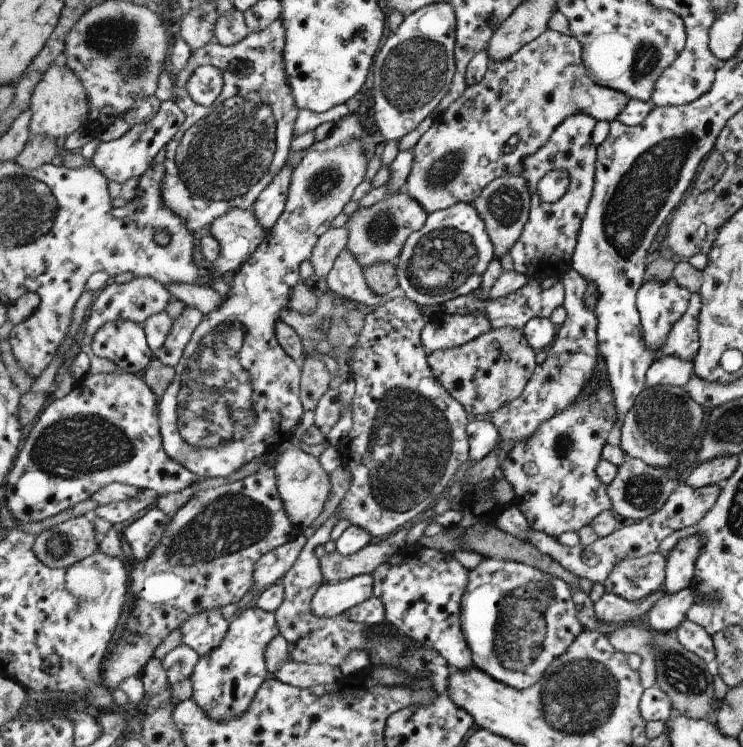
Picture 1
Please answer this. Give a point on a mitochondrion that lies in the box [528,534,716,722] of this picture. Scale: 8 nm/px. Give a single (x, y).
(687, 677)

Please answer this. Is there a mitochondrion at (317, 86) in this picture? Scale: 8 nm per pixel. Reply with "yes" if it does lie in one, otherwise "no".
no

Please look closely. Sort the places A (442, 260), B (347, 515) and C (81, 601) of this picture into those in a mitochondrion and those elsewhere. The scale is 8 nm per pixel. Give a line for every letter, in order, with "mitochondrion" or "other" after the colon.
A: mitochondrion
B: other
C: mitochondrion

